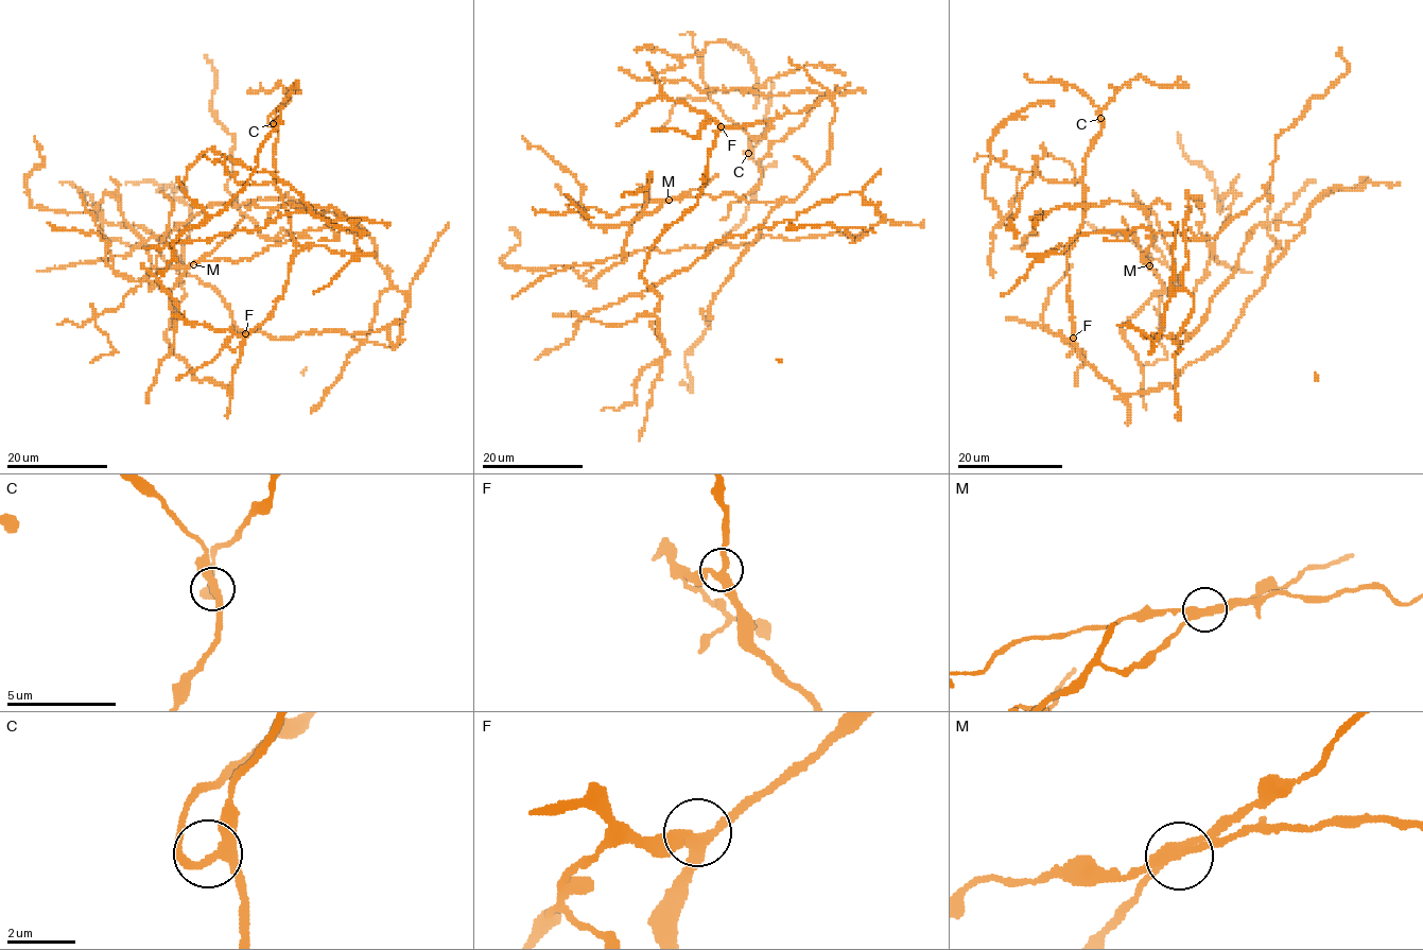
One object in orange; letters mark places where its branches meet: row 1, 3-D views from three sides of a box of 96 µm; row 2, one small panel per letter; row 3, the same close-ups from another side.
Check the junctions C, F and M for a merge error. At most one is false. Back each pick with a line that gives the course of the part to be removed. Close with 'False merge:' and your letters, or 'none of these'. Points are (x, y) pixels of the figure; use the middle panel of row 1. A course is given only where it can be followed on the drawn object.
M: (667, 200), (729, 192), (782, 203), (704, 312), (710, 327), (686, 357), (691, 390), (680, 384)
False merge: M

